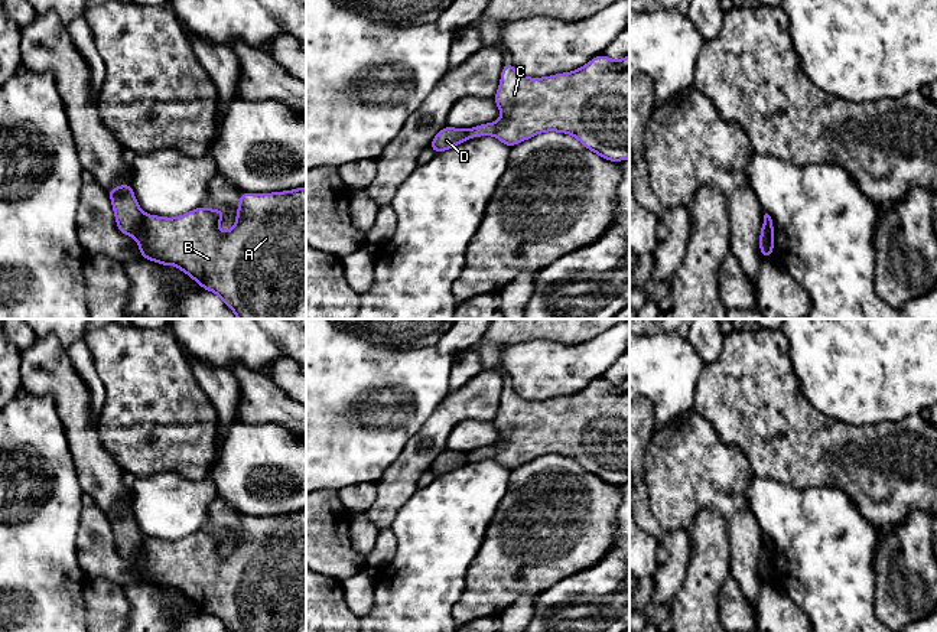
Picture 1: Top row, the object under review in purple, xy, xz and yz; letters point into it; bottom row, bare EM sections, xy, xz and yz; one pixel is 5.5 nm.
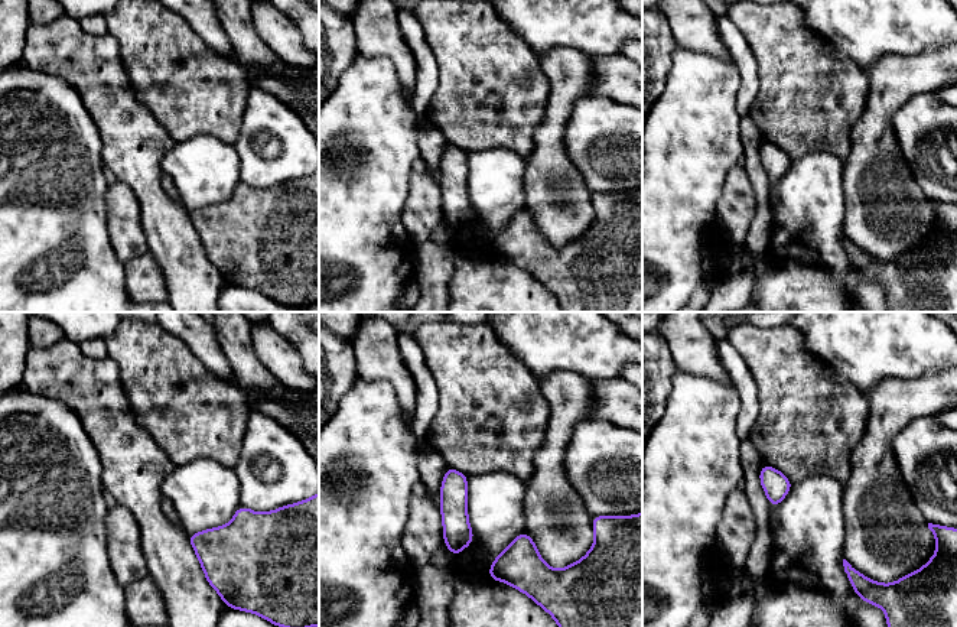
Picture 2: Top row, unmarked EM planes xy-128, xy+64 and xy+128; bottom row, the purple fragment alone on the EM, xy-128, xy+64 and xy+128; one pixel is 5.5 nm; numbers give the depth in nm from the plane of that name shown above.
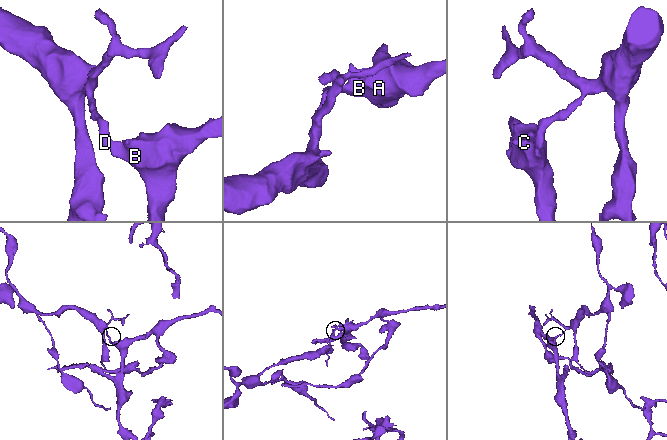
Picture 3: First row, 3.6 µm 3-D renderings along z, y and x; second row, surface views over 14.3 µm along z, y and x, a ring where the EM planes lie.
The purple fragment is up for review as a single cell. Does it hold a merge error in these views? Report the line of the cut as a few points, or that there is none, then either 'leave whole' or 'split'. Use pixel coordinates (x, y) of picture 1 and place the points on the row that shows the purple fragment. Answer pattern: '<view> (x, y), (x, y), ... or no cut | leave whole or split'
xy (146, 215), (136, 237) | split

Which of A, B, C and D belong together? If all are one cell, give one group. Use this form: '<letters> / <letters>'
A B C / D

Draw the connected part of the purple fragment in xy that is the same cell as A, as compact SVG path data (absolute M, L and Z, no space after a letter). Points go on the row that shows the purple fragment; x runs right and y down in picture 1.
M297 188L286 192L274 193L240 193L240 205L237 208L237 221L231 231L221 234L218 227L227 209L209 209L199 206L178 218L163 218L156 215L146 215L141 228L137 234L137 245L141 258L153 260L160 265L173 264L188 276L191 276L199 287L217 293L225 304L237 315L238 319L306 319L306 188Z

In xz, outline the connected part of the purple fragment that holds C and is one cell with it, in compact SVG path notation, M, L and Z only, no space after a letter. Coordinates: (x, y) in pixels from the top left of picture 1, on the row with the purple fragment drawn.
M602 53L575 72L546 78L526 78L507 61L494 100L502 120L471 127L469 139L492 134L513 147L539 133L560 131L609 162L629 159L629 55L612 61Z

